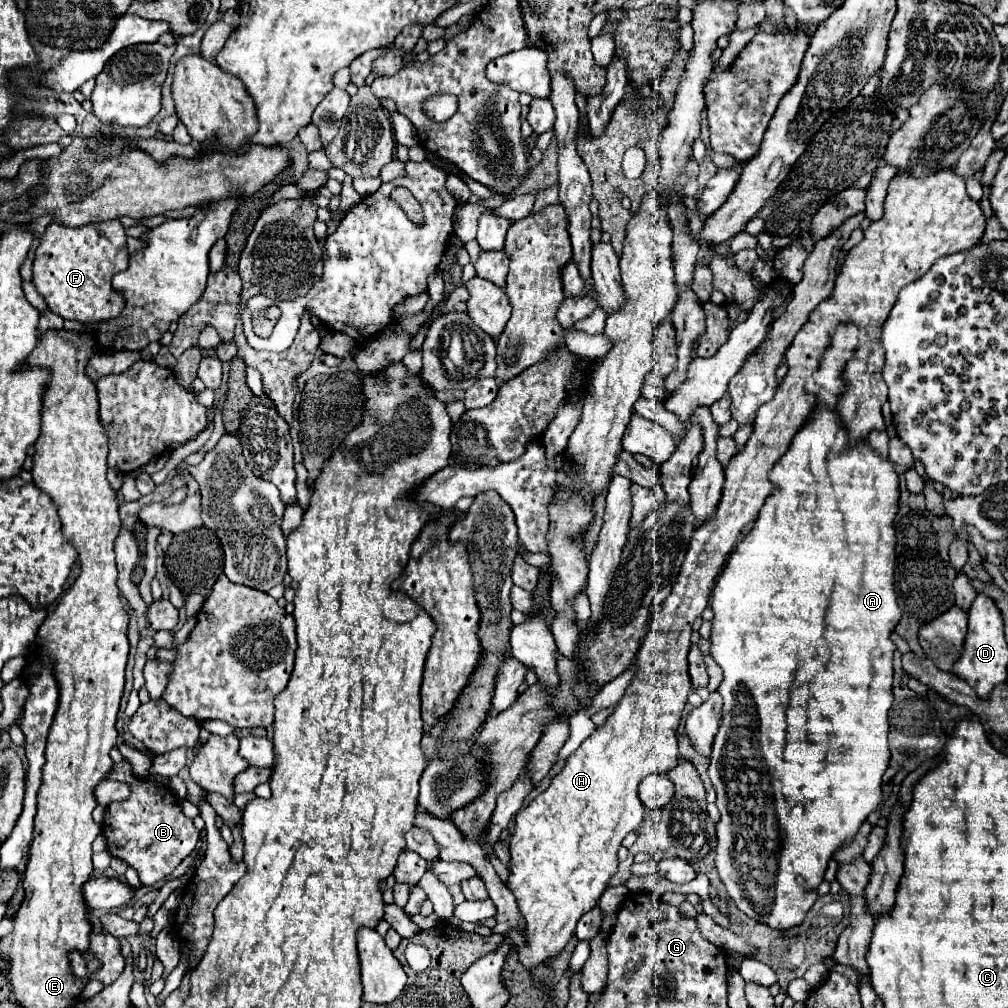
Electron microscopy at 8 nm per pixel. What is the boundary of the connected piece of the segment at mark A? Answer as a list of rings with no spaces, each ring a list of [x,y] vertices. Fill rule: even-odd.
[[[848,322],[838,326],[830,334],[830,344],[822,354],[820,366],[812,374],[812,380],[806,382],[806,392],[816,396],[816,406],[796,436],[790,442],[790,450],[774,464],[770,480],[776,486],[776,492],[764,502],[754,528],[736,544],[736,550],[730,554],[712,594],[712,638],[710,654],[724,672],[724,680],[718,686],[720,696],[724,698],[720,730],[716,734],[712,756],[710,756],[710,780],[716,788],[716,806],[720,810],[720,822],[716,826],[716,868],[726,884],[730,900],[742,910],[748,918],[766,924],[772,930],[790,930],[800,926],[806,918],[806,912],[814,906],[818,886],[824,880],[826,864],[844,842],[848,842],[866,820],[870,812],[882,800],[882,776],[890,766],[888,750],[888,710],[892,706],[892,656],[896,644],[890,640],[902,612],[896,602],[894,592],[894,568],[896,568],[896,528],[894,518],[898,514],[900,502],[900,476],[894,470],[894,464],[882,458],[866,440],[850,444],[848,430],[836,414],[836,402],[844,394],[844,380],[840,378],[846,362],[854,356],[858,346],[858,326]]]

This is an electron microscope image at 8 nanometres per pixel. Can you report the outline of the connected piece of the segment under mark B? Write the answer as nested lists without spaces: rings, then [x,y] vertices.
[[[128,762],[112,764],[108,780],[120,780],[130,784],[130,796],[124,802],[114,802],[106,808],[102,832],[106,838],[108,852],[132,866],[144,886],[164,880],[188,854],[194,852],[200,832],[193,821],[186,818],[182,808],[168,786],[160,786],[152,780],[142,780],[132,772]]]

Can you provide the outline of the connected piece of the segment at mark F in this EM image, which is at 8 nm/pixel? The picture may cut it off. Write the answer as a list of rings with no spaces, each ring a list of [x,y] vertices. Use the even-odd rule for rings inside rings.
[[[120,220],[96,222],[76,228],[54,222],[40,238],[32,268],[32,282],[54,314],[66,320],[78,320],[82,324],[96,324],[116,318],[122,312],[124,298],[112,290],[110,282],[116,272],[126,268],[128,248],[126,232]]]

